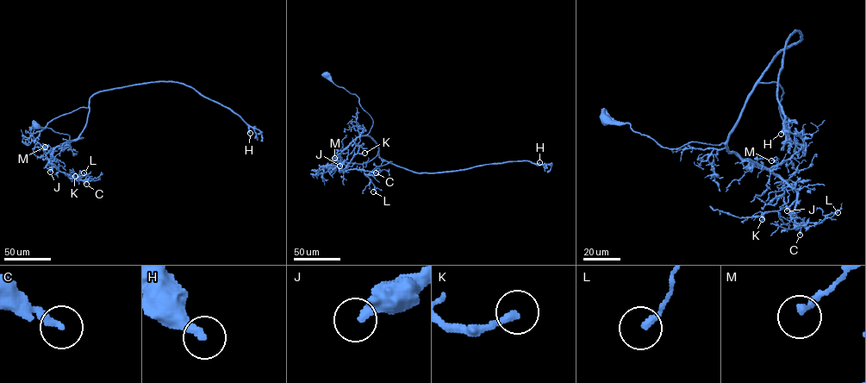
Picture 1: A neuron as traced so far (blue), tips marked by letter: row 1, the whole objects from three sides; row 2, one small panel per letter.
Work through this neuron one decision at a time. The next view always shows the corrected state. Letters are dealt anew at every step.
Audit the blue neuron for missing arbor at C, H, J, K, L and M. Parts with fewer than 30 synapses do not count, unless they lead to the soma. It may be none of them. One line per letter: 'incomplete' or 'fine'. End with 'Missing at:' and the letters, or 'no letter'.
C: fine
H: fine
J: fine
K: incomplete
L: fine
M: fine
Missing at: K

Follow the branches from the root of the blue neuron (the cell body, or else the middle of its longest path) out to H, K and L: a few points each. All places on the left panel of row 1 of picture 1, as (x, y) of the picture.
H: (37, 126), (76, 141), (84, 138), (78, 137), (94, 94), (173, 82), (229, 108), (250, 133)
K: (37, 126), (67, 134), (71, 141), (84, 137), (65, 142), (46, 154), (57, 170), (75, 176)
L: (37, 126), (67, 134), (71, 141), (84, 137), (55, 147), (46, 156), (70, 178), (81, 178), (84, 172)

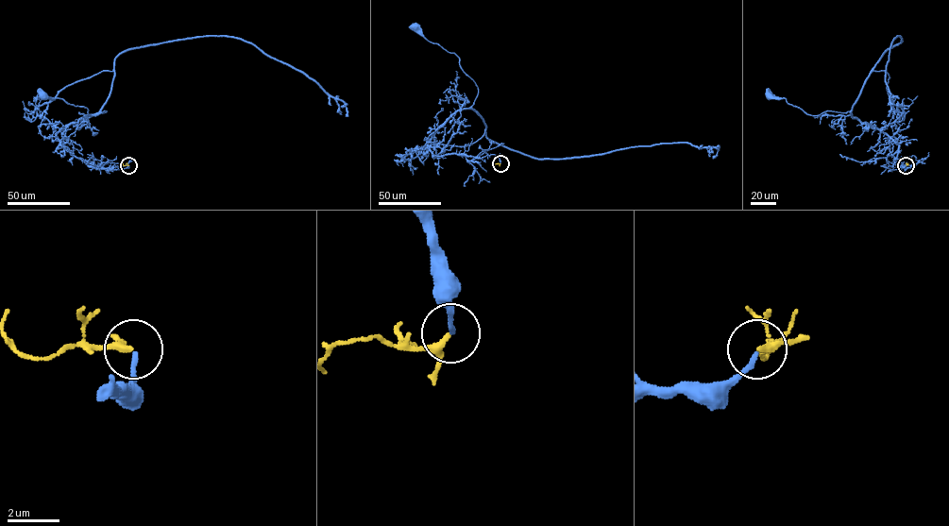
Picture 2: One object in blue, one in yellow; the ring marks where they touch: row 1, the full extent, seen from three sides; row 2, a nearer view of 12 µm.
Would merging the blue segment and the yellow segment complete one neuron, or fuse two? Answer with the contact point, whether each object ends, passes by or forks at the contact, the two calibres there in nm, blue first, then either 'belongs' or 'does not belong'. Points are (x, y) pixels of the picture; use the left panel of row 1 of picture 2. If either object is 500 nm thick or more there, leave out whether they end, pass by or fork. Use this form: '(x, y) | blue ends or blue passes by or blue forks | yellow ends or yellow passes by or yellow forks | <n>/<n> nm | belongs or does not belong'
(128, 165) | blue ends | yellow passes by | 190/200 nm | belongs

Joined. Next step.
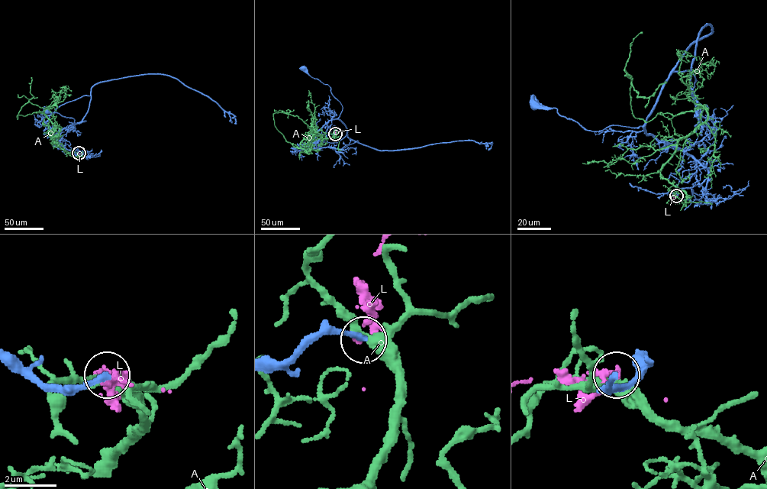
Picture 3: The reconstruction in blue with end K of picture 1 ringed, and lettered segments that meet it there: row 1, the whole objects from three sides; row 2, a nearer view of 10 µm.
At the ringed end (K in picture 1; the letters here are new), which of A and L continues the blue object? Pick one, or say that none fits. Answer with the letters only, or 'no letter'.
no letter

